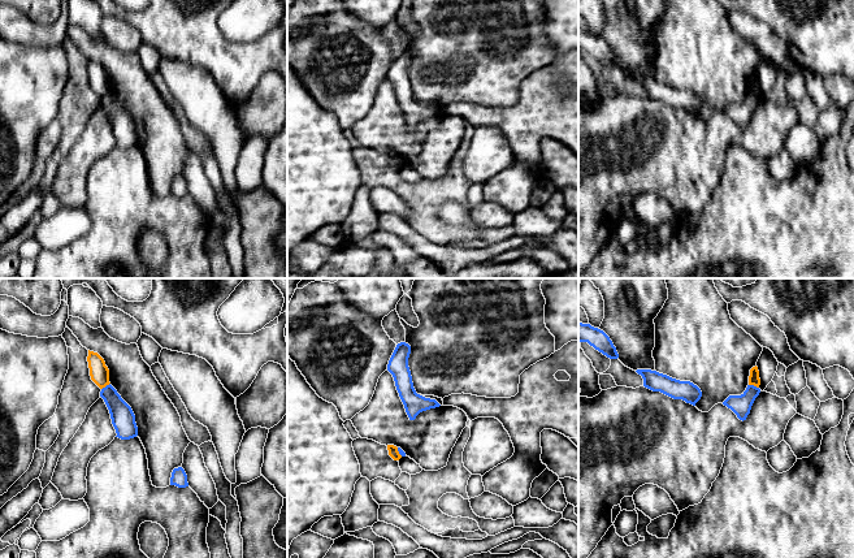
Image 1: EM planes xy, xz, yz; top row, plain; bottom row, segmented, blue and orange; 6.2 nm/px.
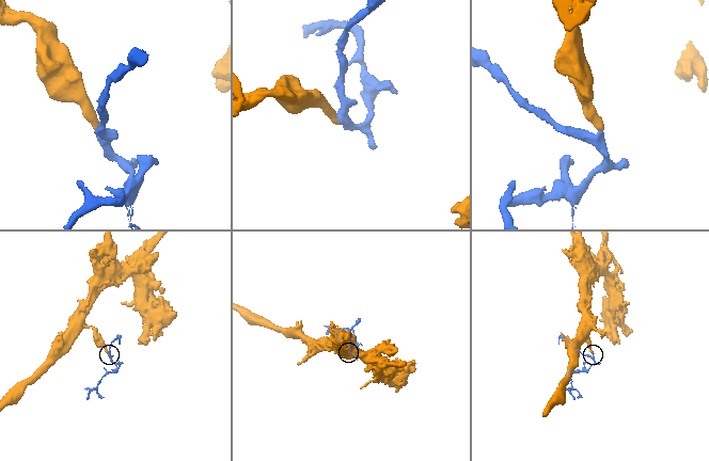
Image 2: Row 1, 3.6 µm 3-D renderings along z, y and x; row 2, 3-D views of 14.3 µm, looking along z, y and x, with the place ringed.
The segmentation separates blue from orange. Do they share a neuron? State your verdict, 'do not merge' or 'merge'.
do not merge

